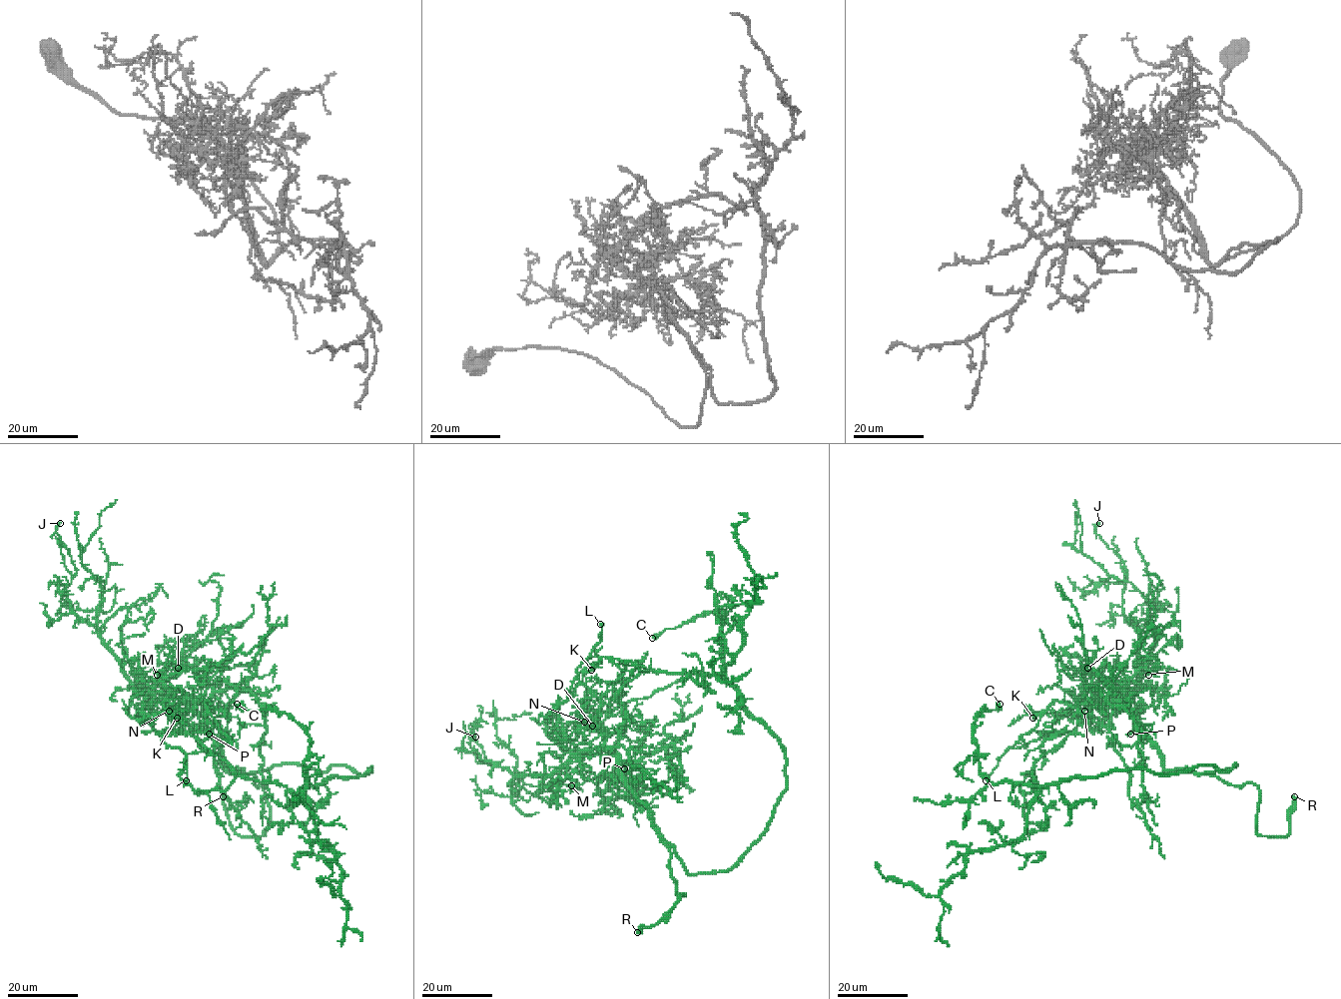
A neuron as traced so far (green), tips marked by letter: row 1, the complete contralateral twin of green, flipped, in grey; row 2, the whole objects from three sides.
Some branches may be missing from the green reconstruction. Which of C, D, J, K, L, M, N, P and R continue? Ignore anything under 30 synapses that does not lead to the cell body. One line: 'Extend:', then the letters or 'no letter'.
Extend: R

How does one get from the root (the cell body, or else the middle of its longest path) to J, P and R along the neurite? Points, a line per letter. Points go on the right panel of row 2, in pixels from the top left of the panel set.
J: (1235, 763), (1165, 771), (1158, 747), (1111, 701), (1138, 682), (1139, 633), (1122, 607), (1127, 570), (1099, 523)
P: (1235, 763), (1228, 768), (1201, 773), (1165, 771), (1160, 750), (1135, 725), (1130, 734)
R: (1235, 763), (1228, 768), (1207, 772), (1231, 784), (1257, 786), (1259, 834), (1287, 834), (1294, 796)

